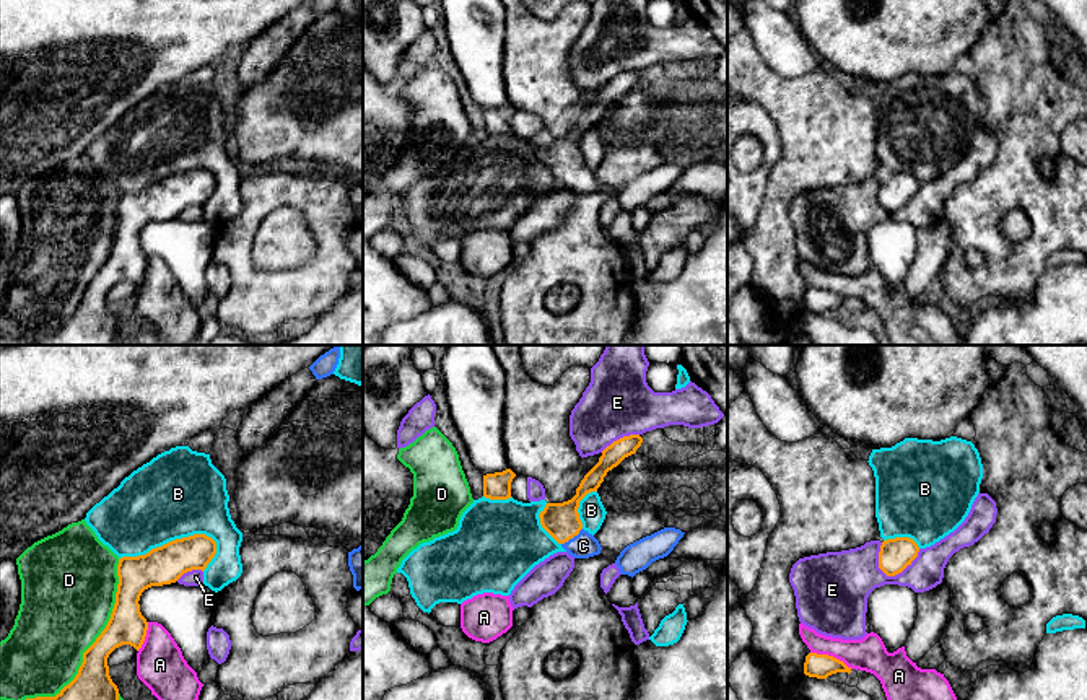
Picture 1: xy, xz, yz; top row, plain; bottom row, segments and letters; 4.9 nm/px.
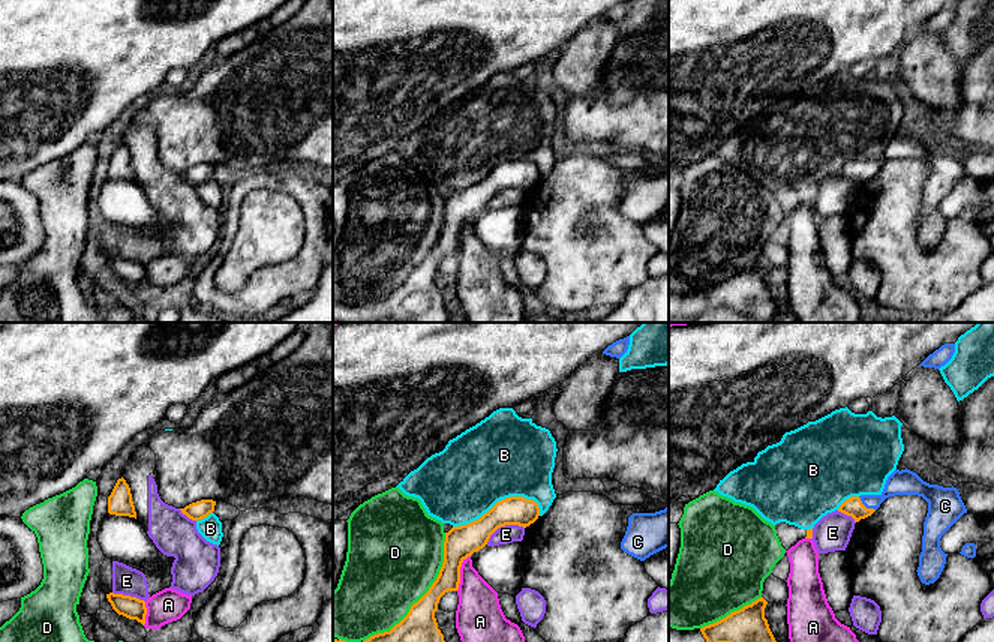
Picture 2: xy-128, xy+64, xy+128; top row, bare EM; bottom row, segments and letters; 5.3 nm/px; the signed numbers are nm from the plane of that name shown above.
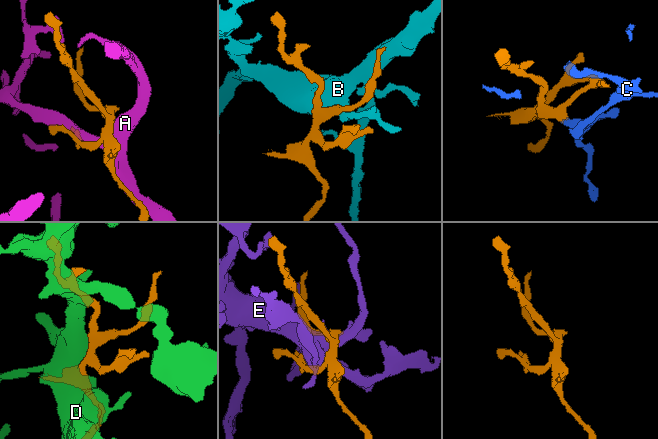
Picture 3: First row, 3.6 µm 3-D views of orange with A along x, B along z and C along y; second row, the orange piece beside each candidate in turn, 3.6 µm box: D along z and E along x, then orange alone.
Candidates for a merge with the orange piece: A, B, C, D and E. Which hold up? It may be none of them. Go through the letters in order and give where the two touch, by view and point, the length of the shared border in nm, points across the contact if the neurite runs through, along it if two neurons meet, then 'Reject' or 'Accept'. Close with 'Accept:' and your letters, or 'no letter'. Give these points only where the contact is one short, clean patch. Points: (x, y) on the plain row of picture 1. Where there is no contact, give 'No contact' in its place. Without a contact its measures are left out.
A: Touches orange at yz (832, 292). Shared border 220 nm. Reject
B: Touches orange at xy (168, 178). Shared border 500 nm. Reject
C: Touches orange at xz (571, 173). Shared border 130 nm. Path across: xz (562, 157), (571, 173), (583, 181). Accept
D: Touches orange at xy (90, 282). Shared border 900 nm. Reject
E: Touches orange at yz (900, 207). Shared border 240 nm. Reject
Accept: C

